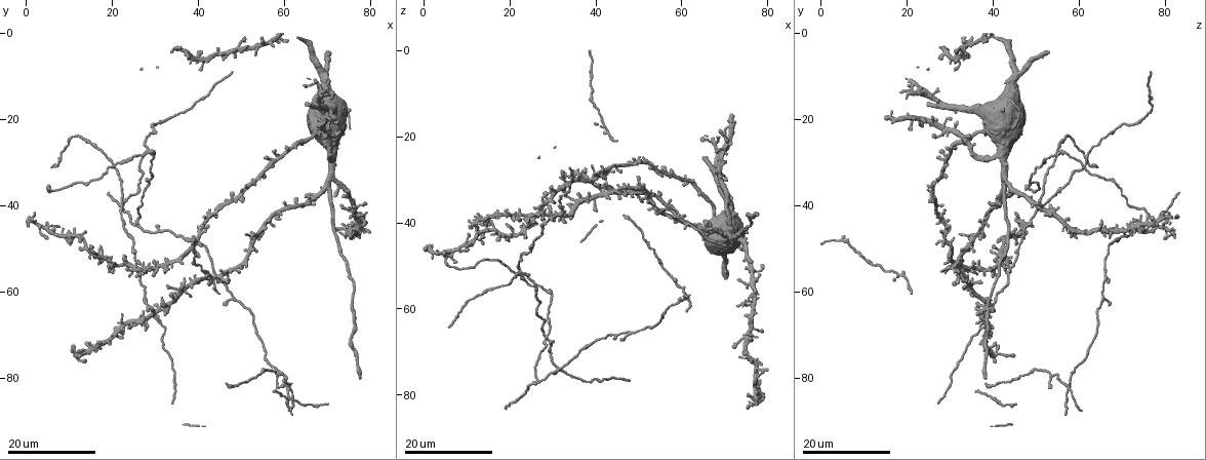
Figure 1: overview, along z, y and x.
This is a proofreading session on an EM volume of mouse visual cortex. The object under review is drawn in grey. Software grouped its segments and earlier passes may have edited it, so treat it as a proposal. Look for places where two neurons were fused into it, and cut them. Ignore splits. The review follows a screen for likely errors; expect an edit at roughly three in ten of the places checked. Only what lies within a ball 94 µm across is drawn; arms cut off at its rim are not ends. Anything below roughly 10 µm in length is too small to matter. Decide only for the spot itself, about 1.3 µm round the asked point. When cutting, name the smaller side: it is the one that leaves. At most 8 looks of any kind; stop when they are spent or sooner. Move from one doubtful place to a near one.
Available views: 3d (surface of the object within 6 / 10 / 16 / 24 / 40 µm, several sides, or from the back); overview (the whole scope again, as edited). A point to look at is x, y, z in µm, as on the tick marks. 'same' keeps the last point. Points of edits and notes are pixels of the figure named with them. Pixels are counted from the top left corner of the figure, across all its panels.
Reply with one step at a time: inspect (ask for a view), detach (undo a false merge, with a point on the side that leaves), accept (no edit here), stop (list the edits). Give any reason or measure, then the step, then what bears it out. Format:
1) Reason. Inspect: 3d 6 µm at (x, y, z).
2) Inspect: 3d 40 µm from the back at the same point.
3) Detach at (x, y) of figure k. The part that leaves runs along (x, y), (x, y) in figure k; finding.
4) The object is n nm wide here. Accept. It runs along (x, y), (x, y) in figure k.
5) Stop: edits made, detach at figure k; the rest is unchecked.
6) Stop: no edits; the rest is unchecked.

Inspect: 3d 16 µm at (44.0, 56.5, 33.0).

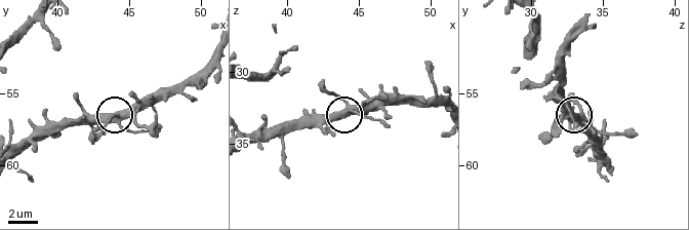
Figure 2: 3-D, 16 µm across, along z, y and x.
Inspect: 3d 10 µm at (44.2, 56.6, 32.6).

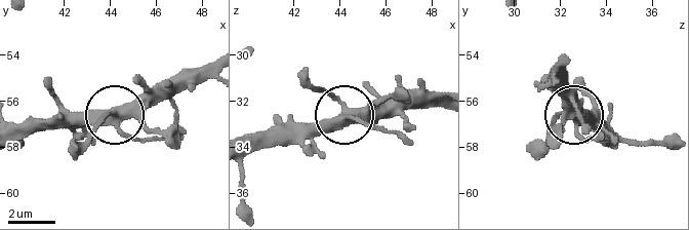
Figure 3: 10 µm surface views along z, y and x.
Other side. Inspect: 3d 10 µm from the back at (44.3, 56.6, 32.5).

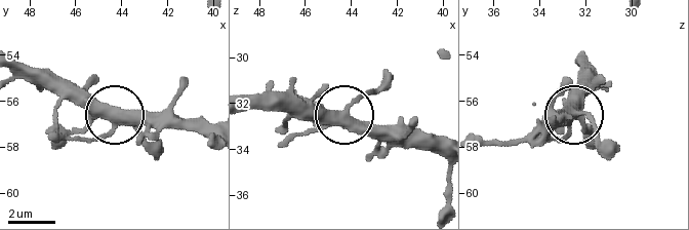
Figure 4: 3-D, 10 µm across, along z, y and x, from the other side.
Accept. It runs along (17, 62), (76, 83), (157, 150) in figure 4; continuous, no second neuron.

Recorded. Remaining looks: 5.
Small branch off a trunk. Inspect: 3d 16 µm at (22.5, 40.0, 51.0).

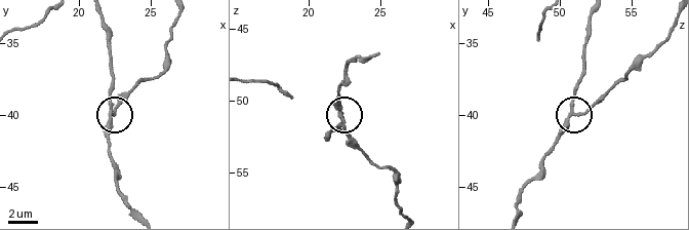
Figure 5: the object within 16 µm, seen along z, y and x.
Zoom in. Inspect: 3d 6 µm at (22.4, 40.0, 51.0).

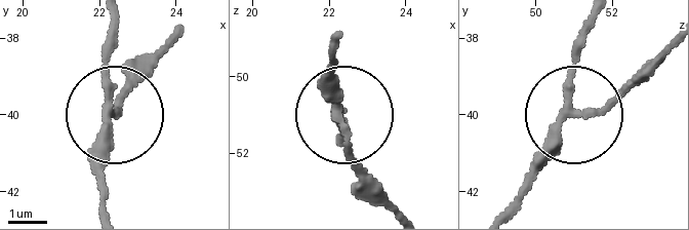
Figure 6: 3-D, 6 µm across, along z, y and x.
Accept. It runs along (337, 39), (343, 147), (373, 192) in figure 6; one neuron here.

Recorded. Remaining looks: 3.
Three arms meet. Inspect: 3d 24 µm at (26.0, 44.5, 77.5).

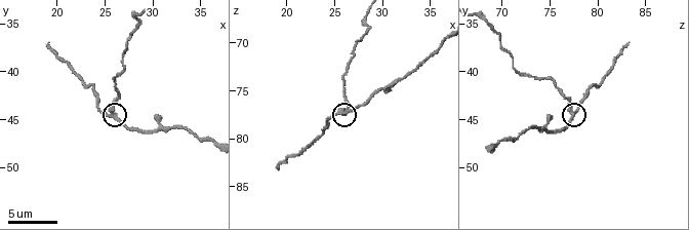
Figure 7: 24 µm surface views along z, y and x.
Inspect: 3d 6 µm at (26.0, 44.6, 77.4).

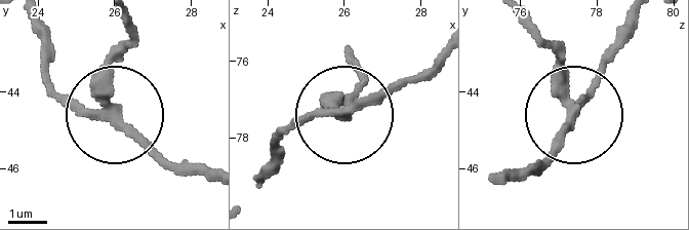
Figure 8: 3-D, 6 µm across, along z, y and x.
3 arms meet here. Detach at (111, 55) of figure 8. The part that leaves runs along (114, 104), (127, 20) in figure 8; two neurons meet here.

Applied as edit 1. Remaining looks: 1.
Stop: edits made, detach at figure 8; the rest is unchecked.

